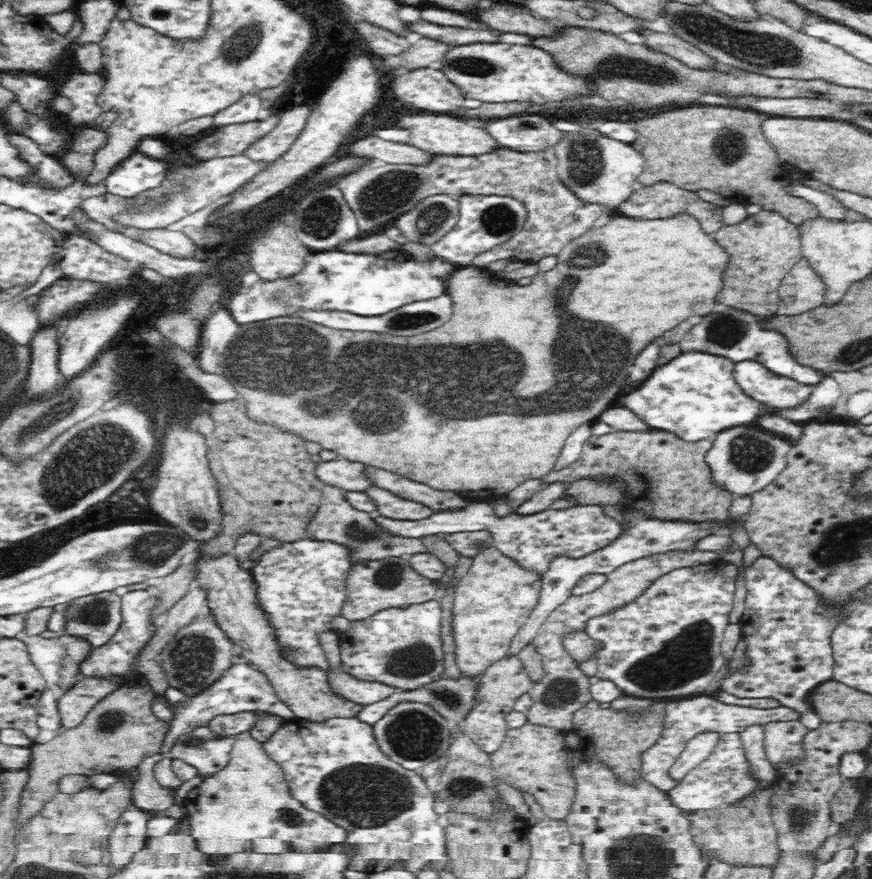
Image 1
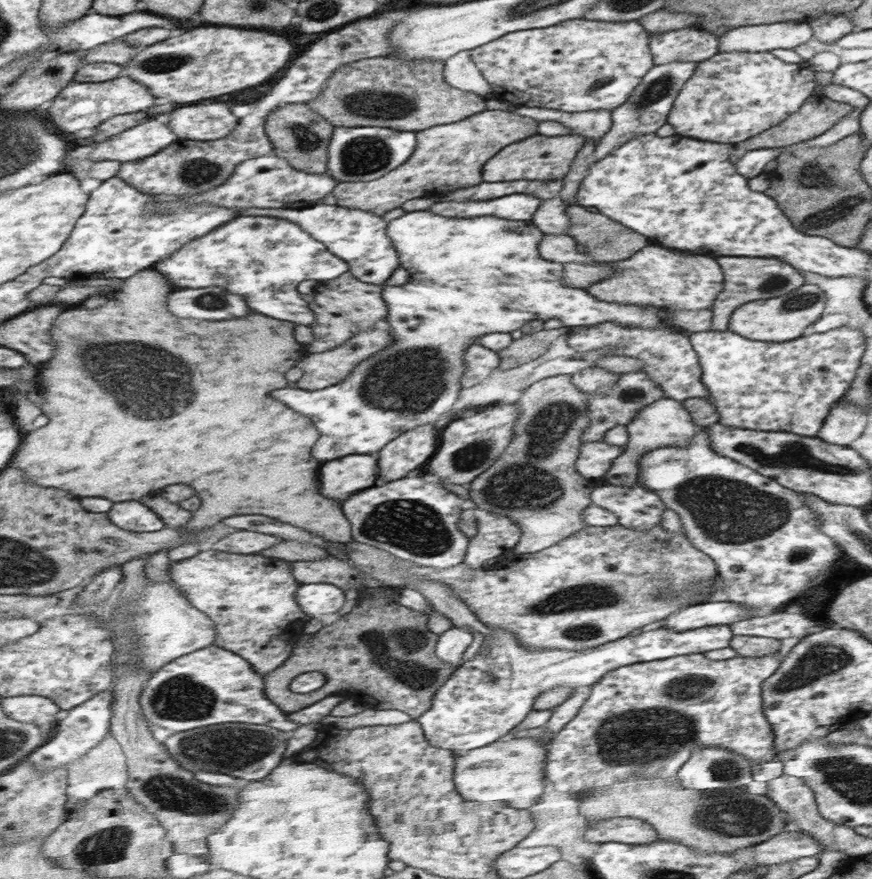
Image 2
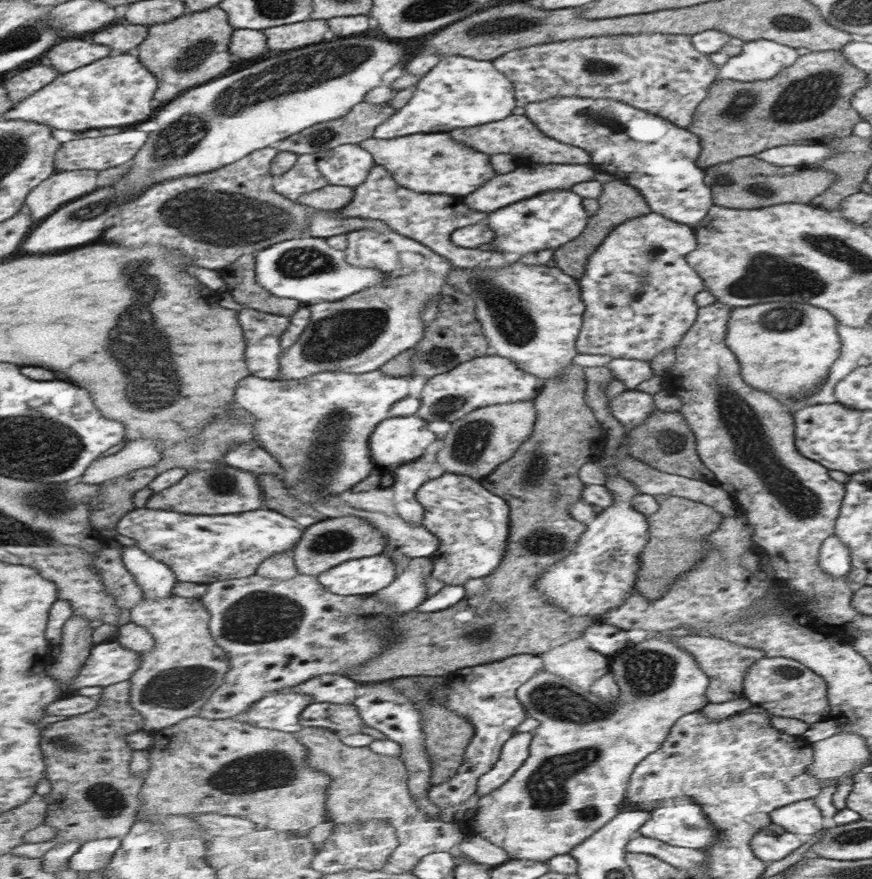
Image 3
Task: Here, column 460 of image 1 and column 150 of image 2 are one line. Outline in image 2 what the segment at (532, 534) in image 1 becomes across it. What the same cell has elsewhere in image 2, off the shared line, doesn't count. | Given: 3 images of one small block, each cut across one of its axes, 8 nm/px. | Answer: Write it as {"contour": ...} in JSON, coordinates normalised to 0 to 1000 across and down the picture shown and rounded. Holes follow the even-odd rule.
{"contour":[[[163,571],[132,573],[125,587],[134,598],[156,606],[179,606],[193,598],[174,578]]]}

